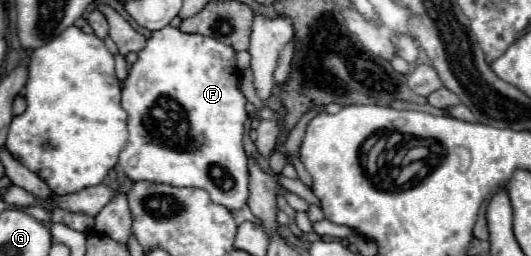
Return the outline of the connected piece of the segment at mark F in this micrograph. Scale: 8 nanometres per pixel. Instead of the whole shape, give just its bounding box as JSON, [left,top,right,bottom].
[118,25,250,211]

